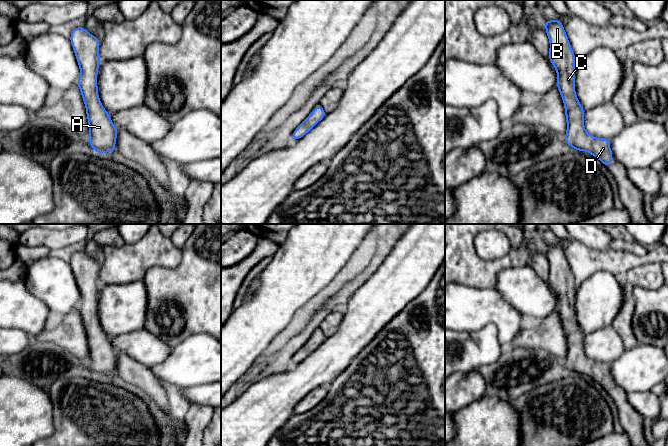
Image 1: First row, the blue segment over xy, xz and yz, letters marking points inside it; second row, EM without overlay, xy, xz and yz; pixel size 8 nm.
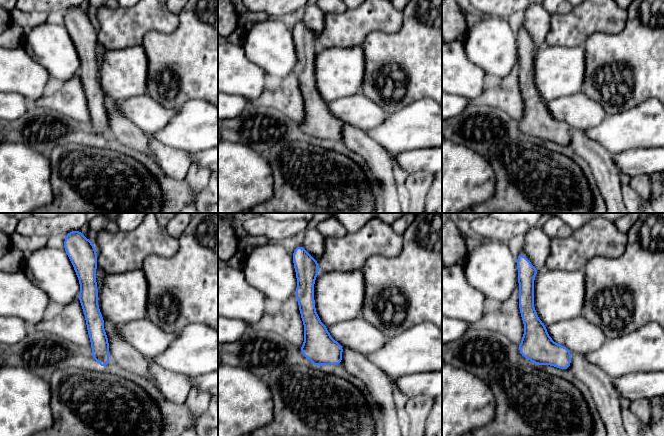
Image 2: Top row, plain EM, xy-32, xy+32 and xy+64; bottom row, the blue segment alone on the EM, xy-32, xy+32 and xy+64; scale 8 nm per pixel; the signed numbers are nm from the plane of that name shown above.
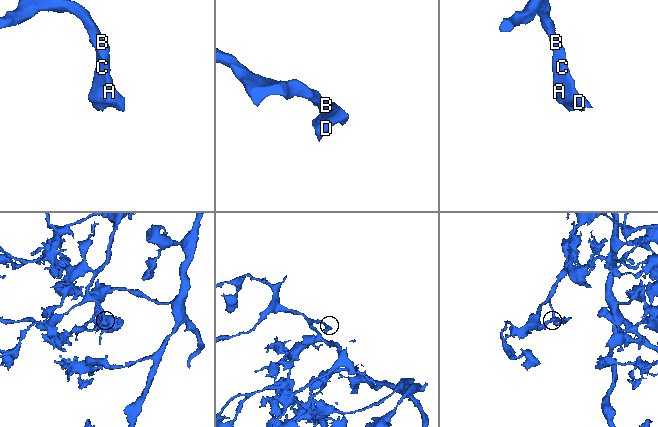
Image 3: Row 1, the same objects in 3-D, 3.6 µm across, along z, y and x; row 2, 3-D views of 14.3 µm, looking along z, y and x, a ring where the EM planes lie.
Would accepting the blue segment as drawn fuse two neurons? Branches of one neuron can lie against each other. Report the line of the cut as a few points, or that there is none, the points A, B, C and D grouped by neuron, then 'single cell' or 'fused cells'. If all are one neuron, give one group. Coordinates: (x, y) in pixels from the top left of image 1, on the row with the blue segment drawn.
no cut | A B C D | single cell

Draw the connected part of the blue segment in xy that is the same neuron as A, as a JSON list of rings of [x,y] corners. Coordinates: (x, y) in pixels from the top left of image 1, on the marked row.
[[[84,26],[75,27],[70,42],[80,68],[77,86],[85,103],[90,139],[86,142],[94,152],[103,154],[116,150],[118,128],[113,124],[110,114],[103,107],[97,85],[100,39],[91,35]]]

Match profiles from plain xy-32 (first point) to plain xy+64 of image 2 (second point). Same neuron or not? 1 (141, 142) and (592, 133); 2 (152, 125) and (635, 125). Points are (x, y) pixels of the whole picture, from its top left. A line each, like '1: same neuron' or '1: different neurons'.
1: different neurons
2: different neurons

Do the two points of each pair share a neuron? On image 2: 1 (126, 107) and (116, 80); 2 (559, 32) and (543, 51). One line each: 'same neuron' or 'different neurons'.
1: different neurons
2: different neurons

